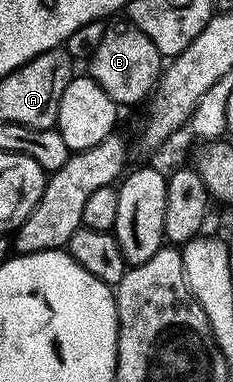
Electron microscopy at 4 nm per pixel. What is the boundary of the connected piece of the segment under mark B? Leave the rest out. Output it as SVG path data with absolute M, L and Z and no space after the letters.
M125 19L113 21L109 22L111 25L103 31L98 46L95 49L93 46L89 54L88 73L96 83L100 83L100 87L104 87L104 91L114 100L115 105L125 107L125 105L140 104L141 106L153 93L158 78L164 72L164 58L156 43L152 43L152 39L148 39L148 35L140 31L140 27Z

